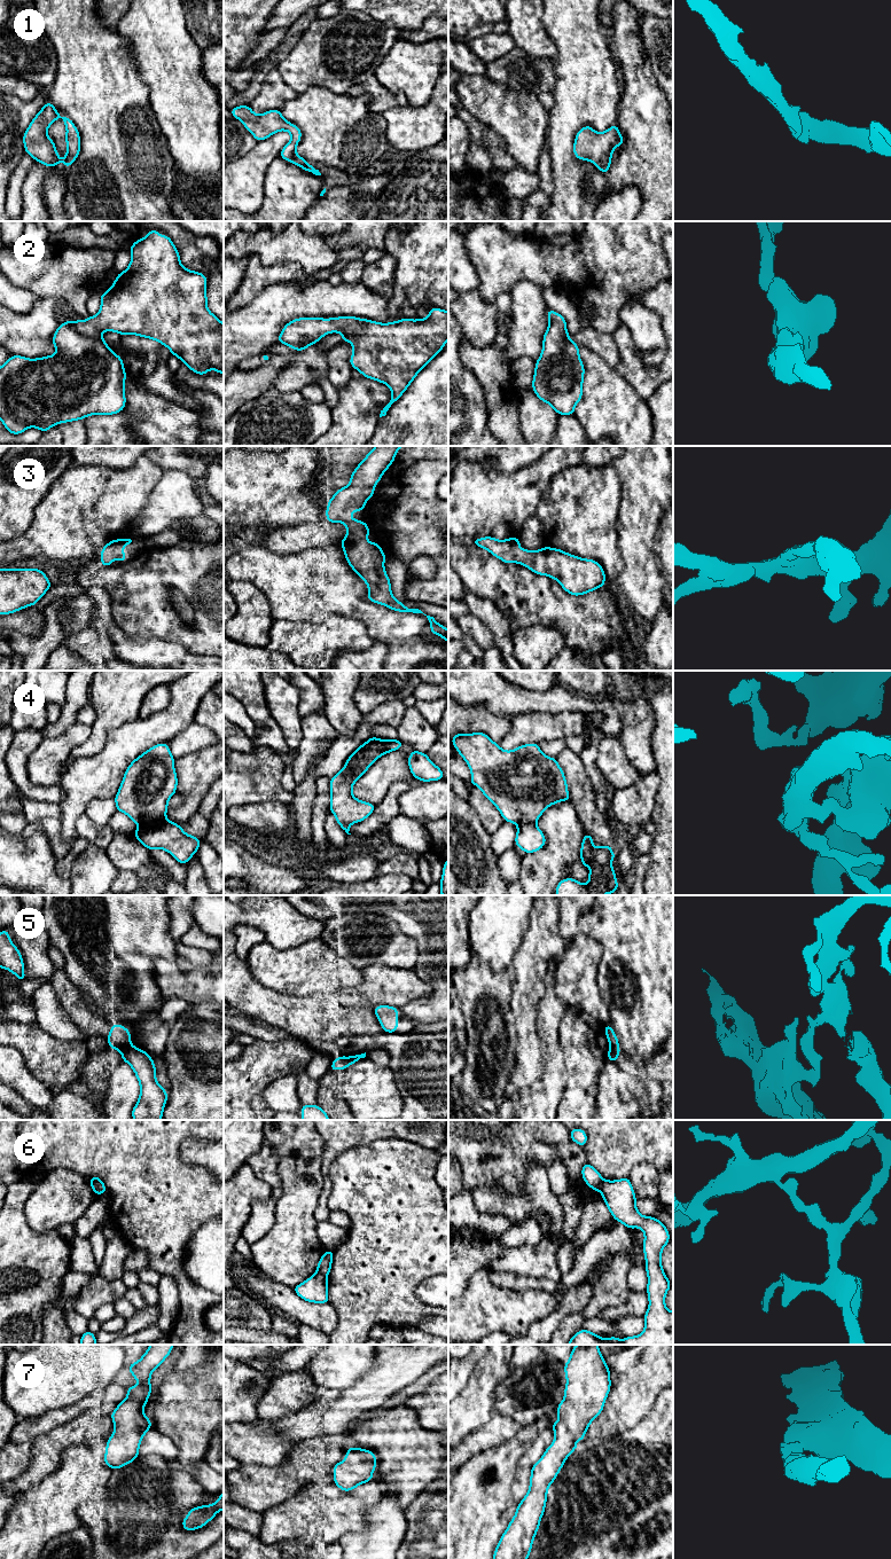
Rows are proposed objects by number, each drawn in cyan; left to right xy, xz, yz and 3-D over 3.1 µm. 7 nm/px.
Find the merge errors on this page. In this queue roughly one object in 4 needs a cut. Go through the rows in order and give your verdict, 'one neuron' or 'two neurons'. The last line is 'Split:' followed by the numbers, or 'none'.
1: one neuron
2: one neuron
3: one neuron
4: one neuron
5: two neurons
6: two neurons
7: one neuron
Split: 5, 6

